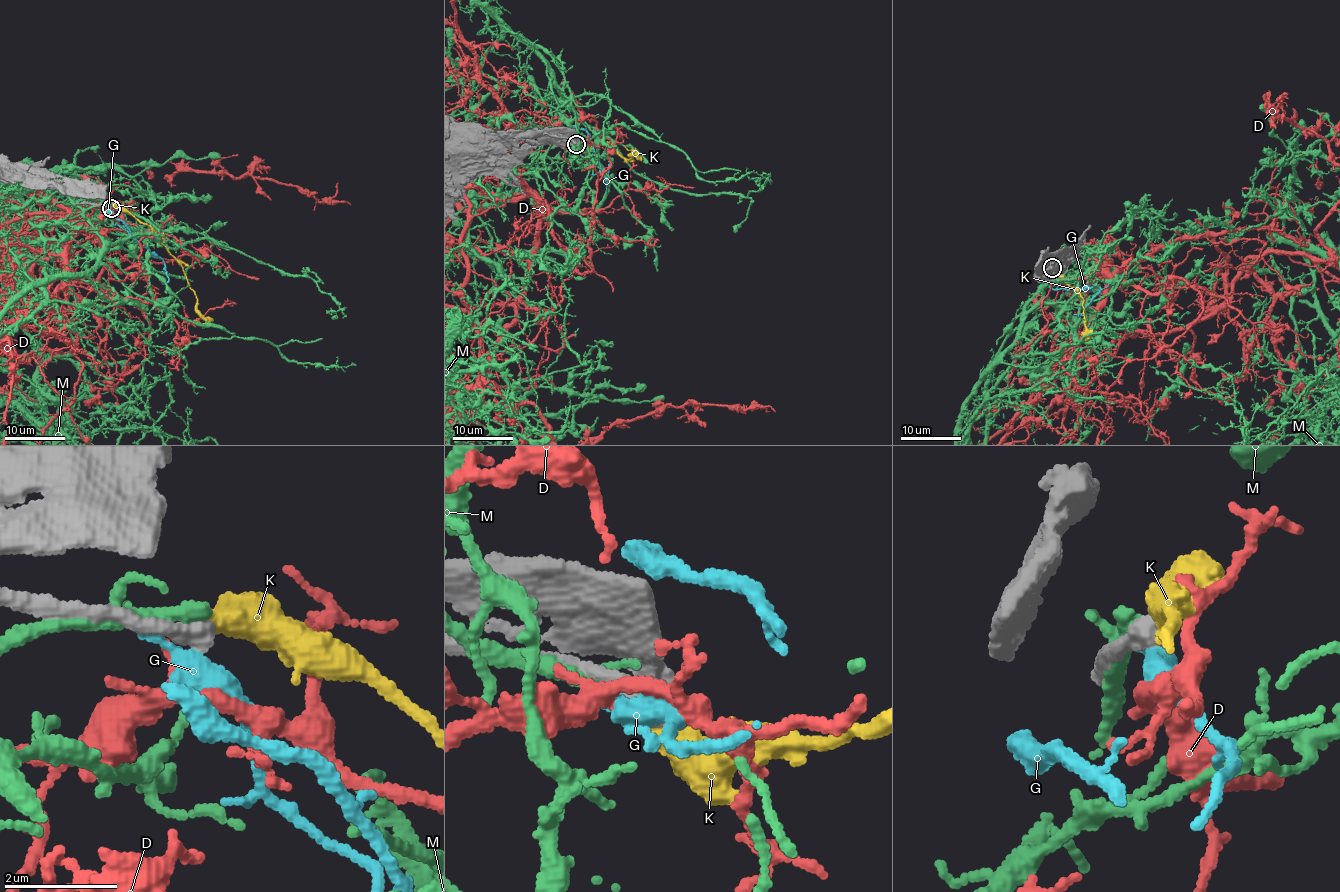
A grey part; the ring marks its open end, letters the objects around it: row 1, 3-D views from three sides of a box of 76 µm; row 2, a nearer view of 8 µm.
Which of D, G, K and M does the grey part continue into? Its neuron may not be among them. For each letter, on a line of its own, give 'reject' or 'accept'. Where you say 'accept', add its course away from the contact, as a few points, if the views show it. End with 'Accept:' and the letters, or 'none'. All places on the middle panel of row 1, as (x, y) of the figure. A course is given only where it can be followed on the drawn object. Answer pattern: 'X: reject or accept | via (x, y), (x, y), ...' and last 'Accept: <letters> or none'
D: reject
G: reject
K: reject
M: reject
Accept: none

